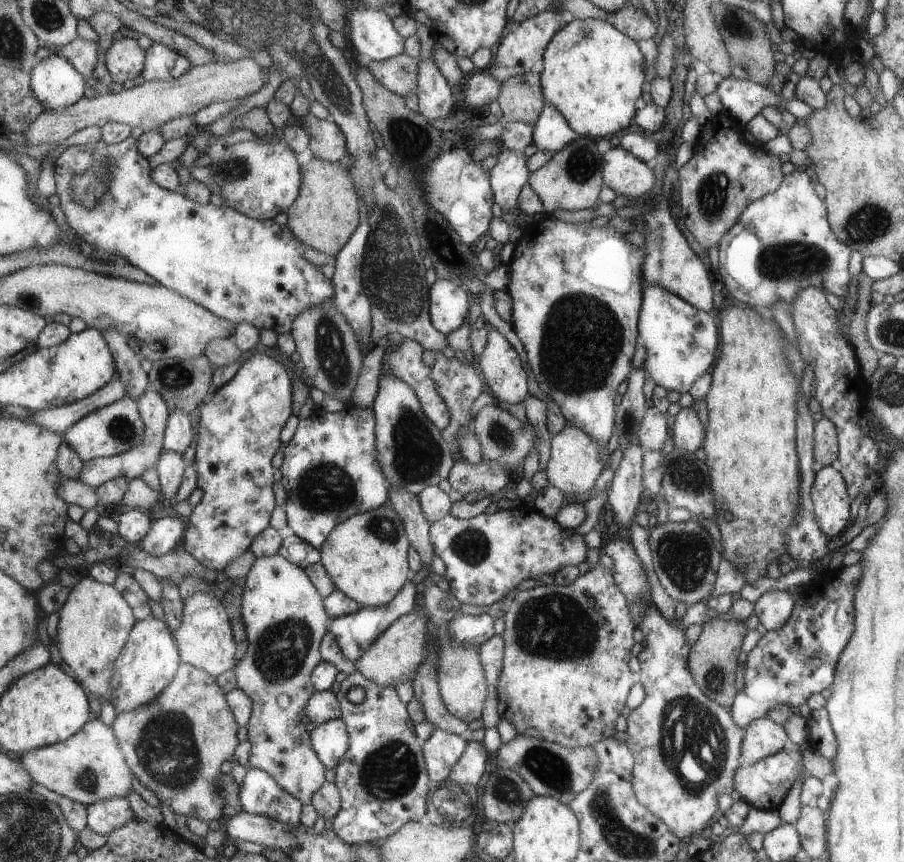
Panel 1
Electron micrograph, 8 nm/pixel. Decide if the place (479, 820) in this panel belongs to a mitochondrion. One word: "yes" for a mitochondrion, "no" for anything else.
no

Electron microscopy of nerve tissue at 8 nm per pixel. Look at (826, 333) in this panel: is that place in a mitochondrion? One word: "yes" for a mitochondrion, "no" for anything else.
no

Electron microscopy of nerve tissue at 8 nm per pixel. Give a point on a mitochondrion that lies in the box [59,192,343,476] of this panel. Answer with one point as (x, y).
(174, 379)

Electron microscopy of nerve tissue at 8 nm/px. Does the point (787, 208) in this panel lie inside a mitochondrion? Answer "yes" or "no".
no

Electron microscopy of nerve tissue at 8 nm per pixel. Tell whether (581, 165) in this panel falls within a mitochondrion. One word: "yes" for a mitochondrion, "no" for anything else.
yes

